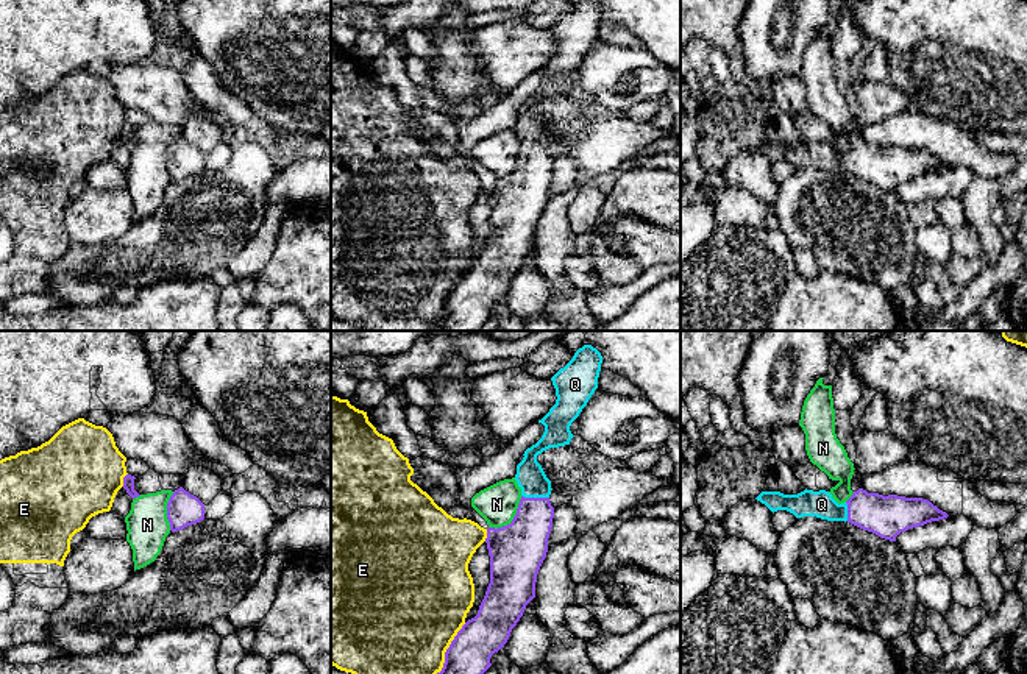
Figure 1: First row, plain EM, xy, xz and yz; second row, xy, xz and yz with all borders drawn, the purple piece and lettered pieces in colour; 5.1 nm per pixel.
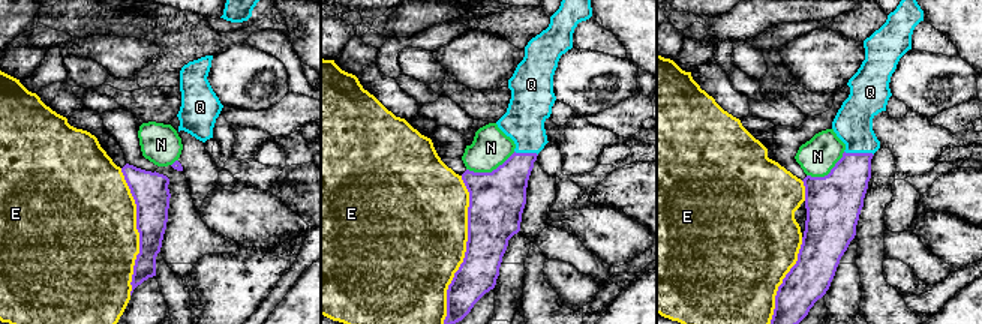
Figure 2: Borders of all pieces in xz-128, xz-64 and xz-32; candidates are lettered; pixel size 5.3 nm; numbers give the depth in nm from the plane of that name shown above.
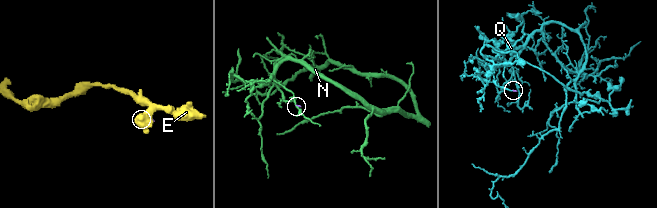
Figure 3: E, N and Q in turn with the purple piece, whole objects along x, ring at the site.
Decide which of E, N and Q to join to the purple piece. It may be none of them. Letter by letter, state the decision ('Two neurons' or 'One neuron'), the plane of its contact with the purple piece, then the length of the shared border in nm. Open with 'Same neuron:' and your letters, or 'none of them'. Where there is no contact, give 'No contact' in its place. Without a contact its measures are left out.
Same neuron: Q
E: Two neurons. Touches purple in xz. Shared border 300 nm
N: Two neurons. Touches purple in xz. Shared border 240 nm
Q: One neuron. Touches purple in xz. Shared border 140 nm

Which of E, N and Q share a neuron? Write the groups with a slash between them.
E / N / Q

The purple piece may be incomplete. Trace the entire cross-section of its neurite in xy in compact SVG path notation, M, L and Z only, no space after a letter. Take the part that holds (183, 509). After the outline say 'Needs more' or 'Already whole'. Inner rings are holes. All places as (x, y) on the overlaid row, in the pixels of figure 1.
M179 487L167 502L167 520L172 532L197 524L204 520L204 504Z. Already whole

